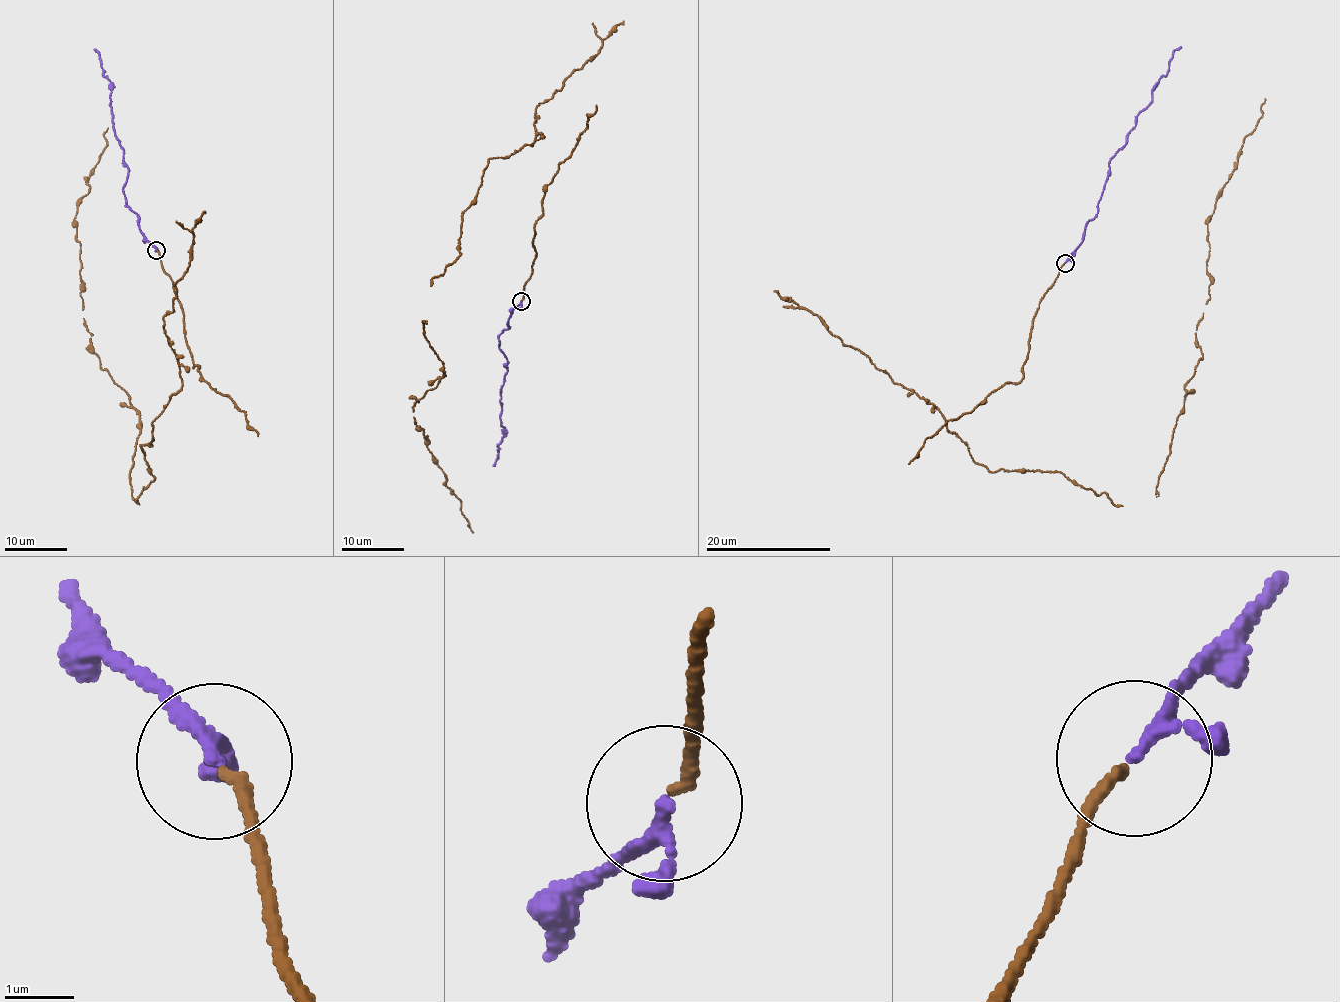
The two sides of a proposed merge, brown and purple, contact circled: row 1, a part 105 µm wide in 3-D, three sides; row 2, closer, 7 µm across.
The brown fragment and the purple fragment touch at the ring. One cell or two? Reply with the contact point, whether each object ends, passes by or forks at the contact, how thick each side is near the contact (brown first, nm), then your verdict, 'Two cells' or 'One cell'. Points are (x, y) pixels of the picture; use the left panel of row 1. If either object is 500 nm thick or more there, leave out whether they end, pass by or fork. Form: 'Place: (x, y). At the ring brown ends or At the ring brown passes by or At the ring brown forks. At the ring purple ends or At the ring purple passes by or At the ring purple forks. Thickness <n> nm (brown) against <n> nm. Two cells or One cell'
Place: (156, 250). At the ring brown ends. At the ring purple passes by. Thickness 150 nm (brown) against 140 nm. One cell

